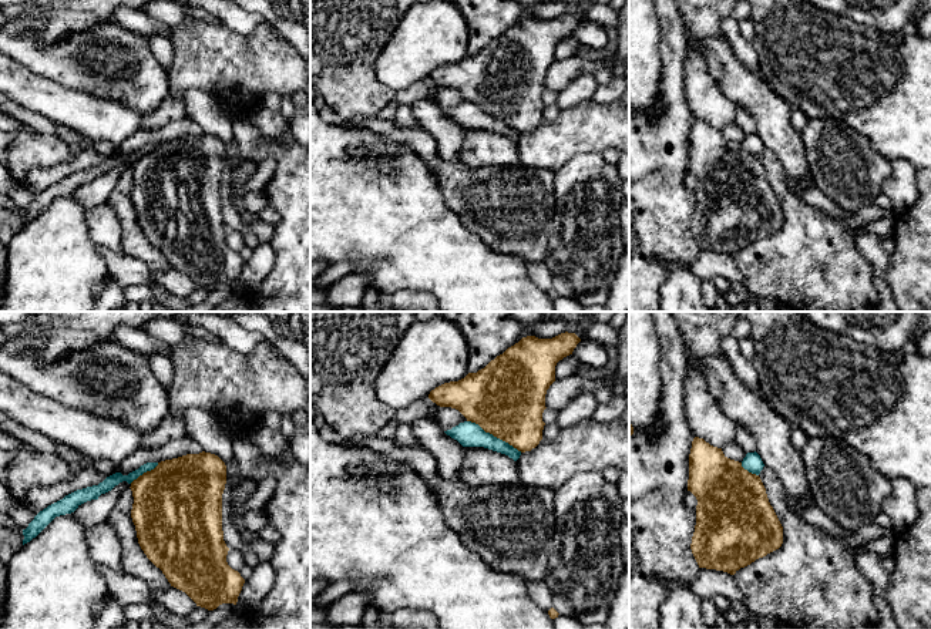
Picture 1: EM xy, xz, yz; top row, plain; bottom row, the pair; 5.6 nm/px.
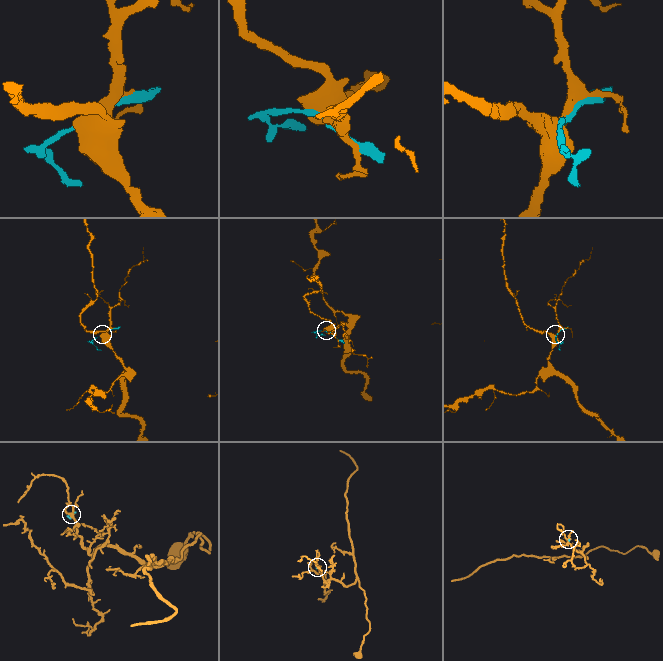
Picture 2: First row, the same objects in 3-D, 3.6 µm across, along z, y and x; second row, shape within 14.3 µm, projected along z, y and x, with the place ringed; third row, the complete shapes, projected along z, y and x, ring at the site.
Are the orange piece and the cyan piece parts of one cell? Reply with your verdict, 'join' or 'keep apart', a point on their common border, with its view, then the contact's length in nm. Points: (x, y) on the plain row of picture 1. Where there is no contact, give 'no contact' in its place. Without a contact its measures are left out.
keep apart; contact xz (494, 117); length 360 nm

